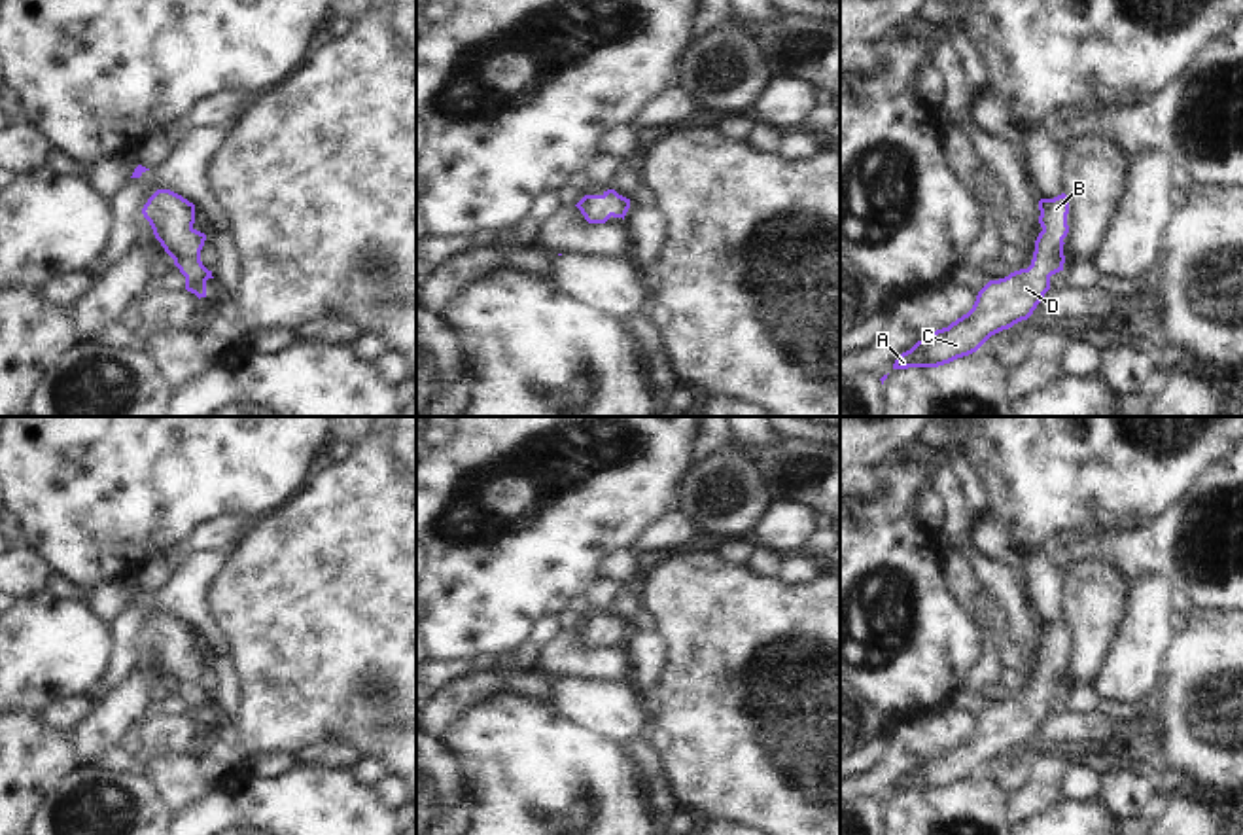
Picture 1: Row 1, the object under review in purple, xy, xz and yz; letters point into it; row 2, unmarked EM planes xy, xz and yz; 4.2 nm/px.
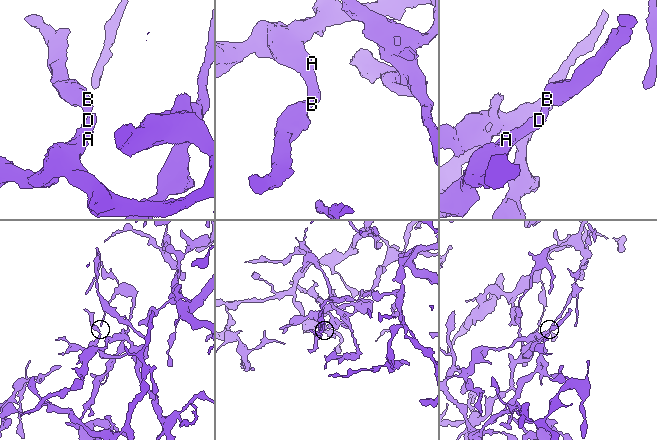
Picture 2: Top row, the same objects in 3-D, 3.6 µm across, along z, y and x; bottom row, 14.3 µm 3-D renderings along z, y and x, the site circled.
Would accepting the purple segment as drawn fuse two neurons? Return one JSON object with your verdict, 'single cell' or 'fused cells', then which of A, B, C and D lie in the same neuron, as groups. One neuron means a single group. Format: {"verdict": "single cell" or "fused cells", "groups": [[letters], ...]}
{"verdict": "single cell", "groups": [["A", "B", "C", "D"]]}

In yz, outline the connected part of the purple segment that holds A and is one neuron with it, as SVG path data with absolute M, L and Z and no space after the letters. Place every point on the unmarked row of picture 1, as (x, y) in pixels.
M1069 621L1039 625L1042 655L1035 665L1031 689L1005 702L989 704L976 720L972 733L948 752L929 757L902 776L893 793L938 791L976 776L991 759L1027 744L1044 718L1050 701L1063 695L1063 663L1069 657Z

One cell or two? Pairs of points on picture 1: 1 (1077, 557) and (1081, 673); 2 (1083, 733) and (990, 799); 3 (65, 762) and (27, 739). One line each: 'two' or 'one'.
1: two
2: two
3: one

